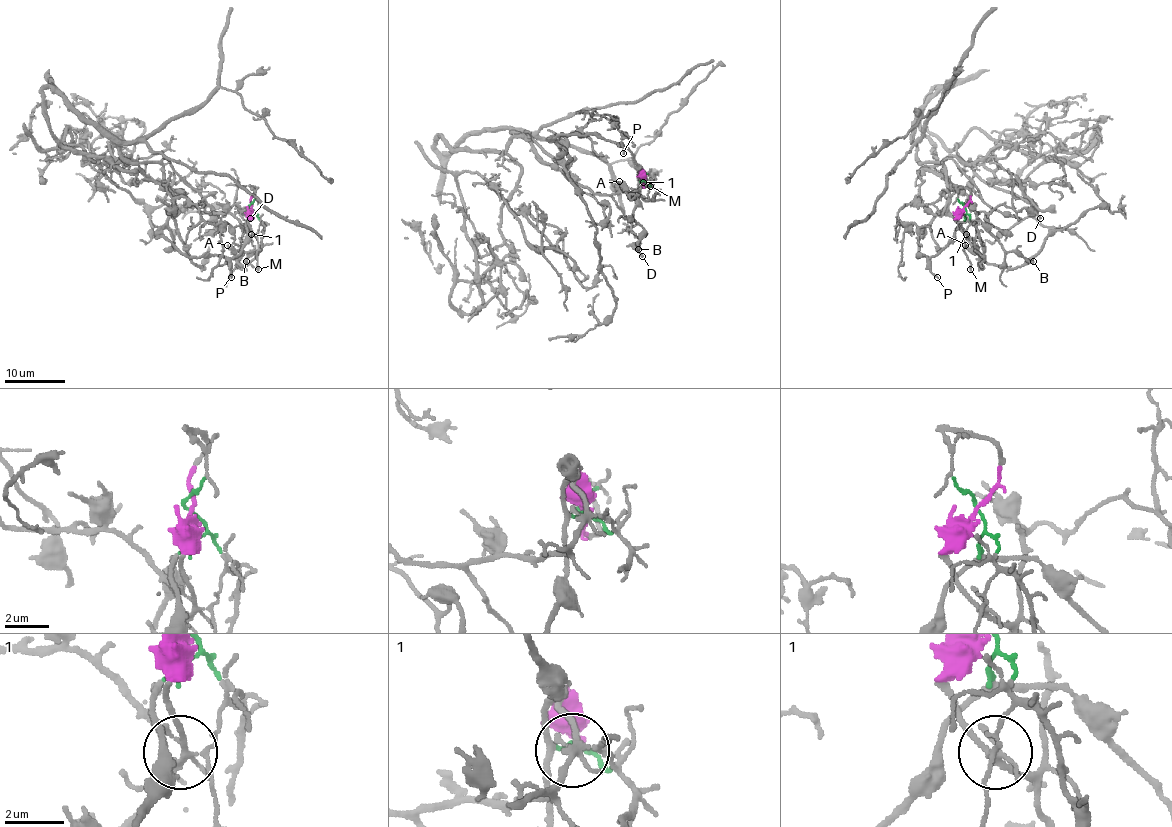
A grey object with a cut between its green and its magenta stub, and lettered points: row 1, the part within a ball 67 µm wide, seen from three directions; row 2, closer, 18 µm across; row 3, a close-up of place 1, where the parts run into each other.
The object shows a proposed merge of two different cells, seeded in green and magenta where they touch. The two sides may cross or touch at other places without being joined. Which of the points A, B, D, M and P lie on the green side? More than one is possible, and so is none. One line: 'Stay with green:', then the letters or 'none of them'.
Stay with green: B, M, P

